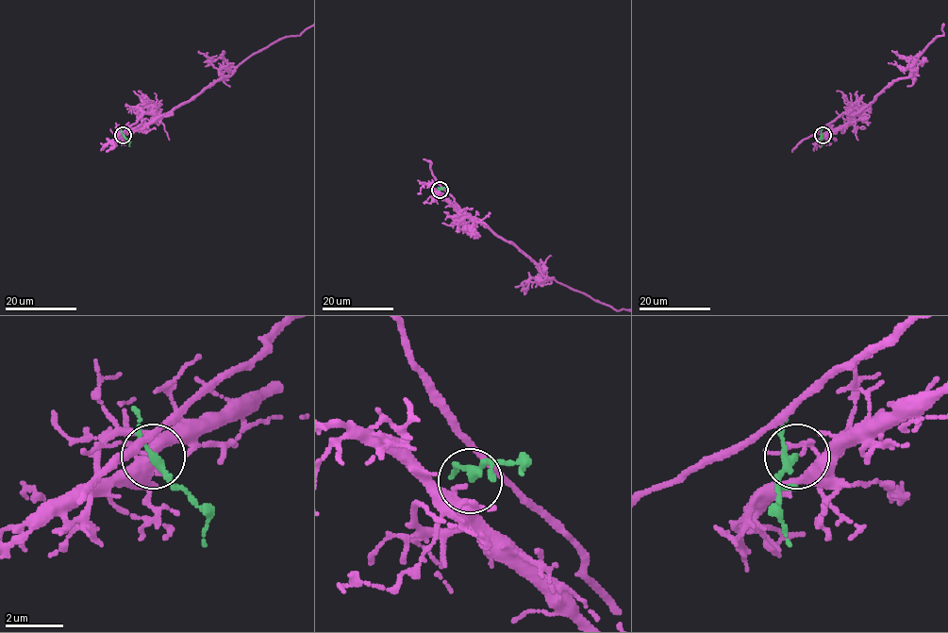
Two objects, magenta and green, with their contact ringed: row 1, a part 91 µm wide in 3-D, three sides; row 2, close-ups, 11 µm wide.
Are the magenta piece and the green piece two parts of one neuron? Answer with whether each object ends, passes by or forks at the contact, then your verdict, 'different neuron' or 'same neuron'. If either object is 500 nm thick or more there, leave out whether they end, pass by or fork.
magenta forks there; green passes by; same neuron

